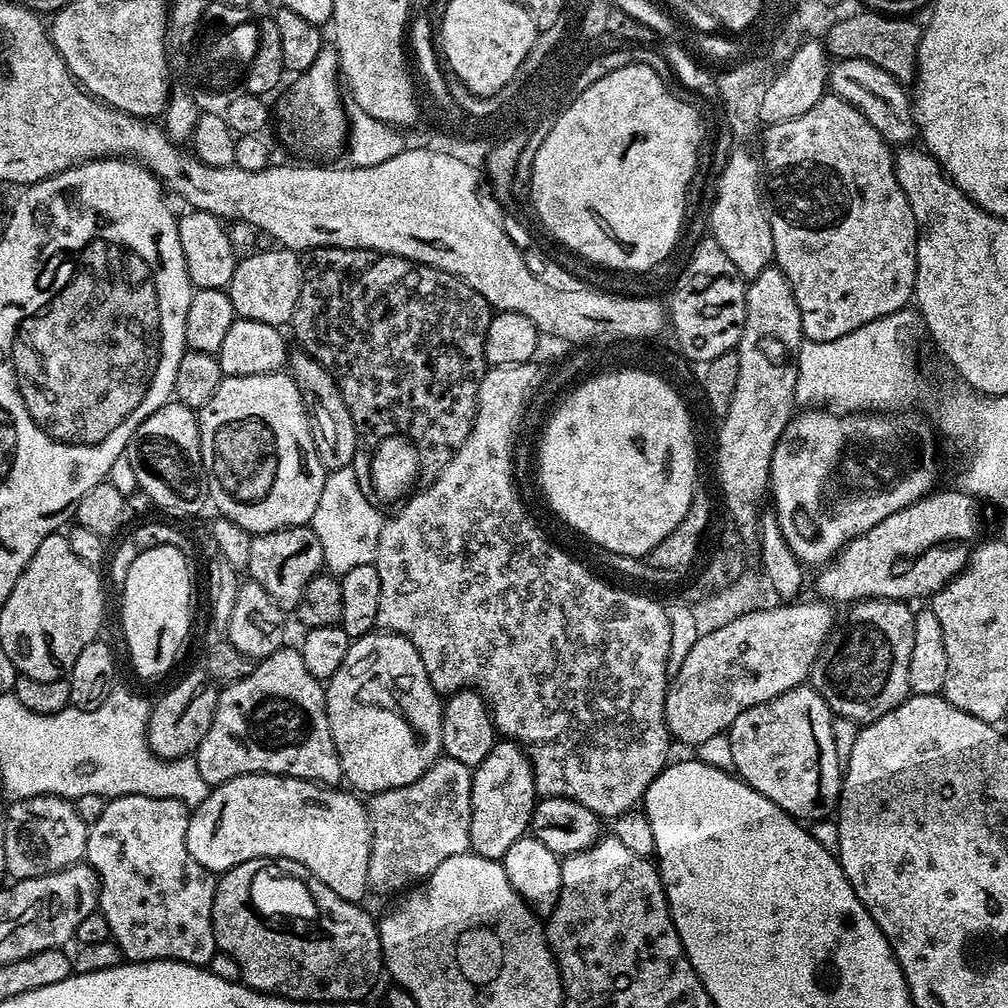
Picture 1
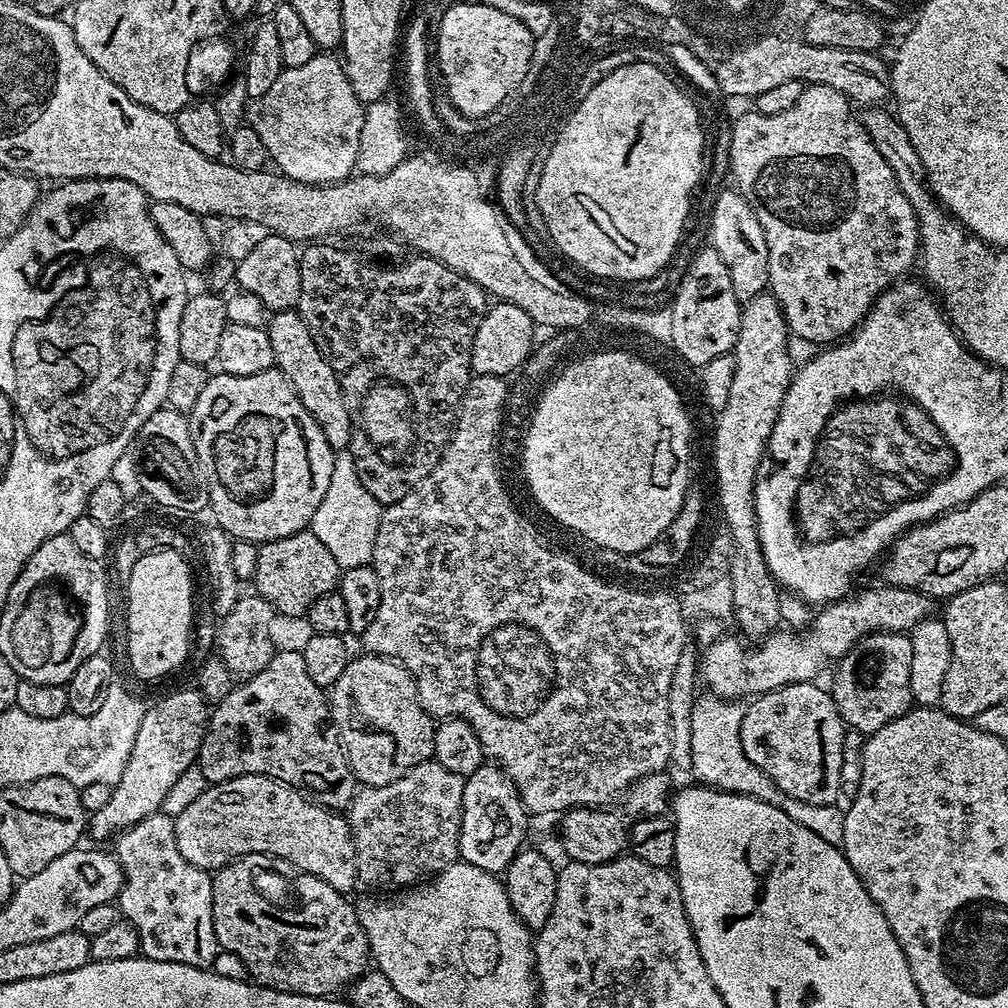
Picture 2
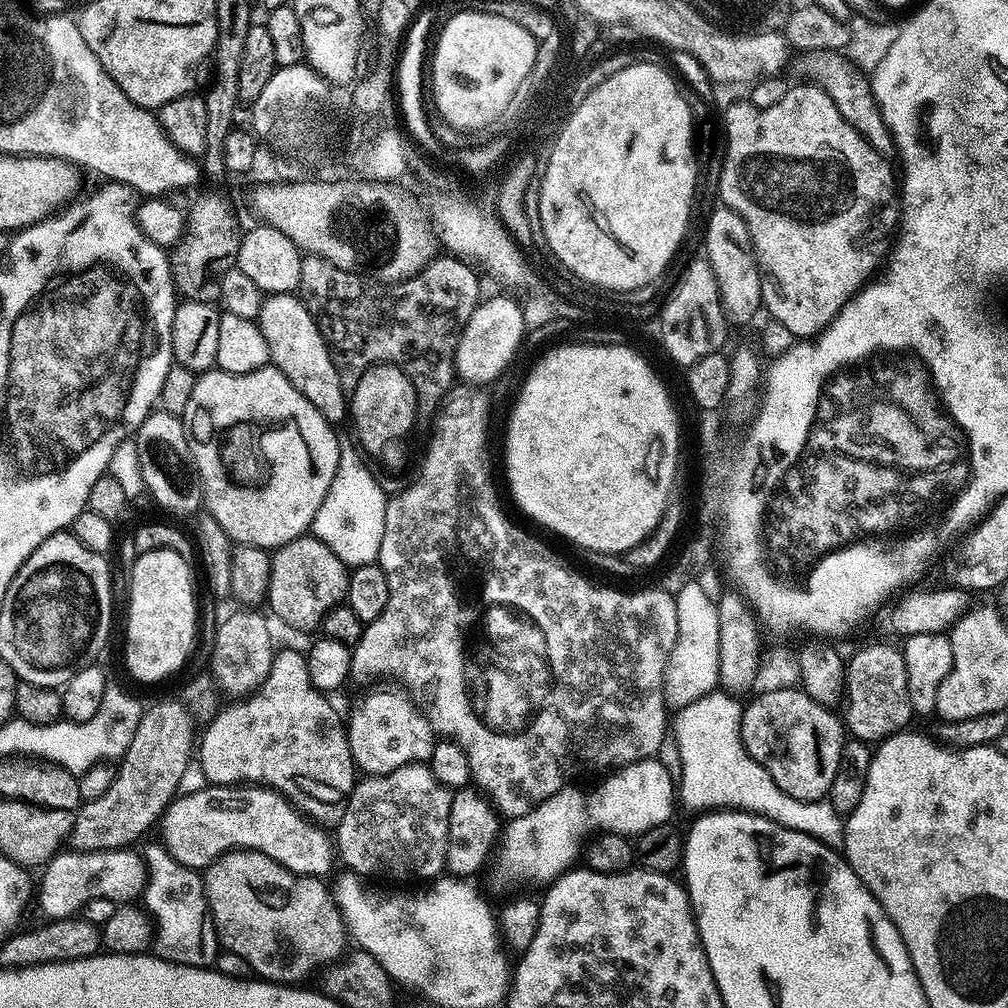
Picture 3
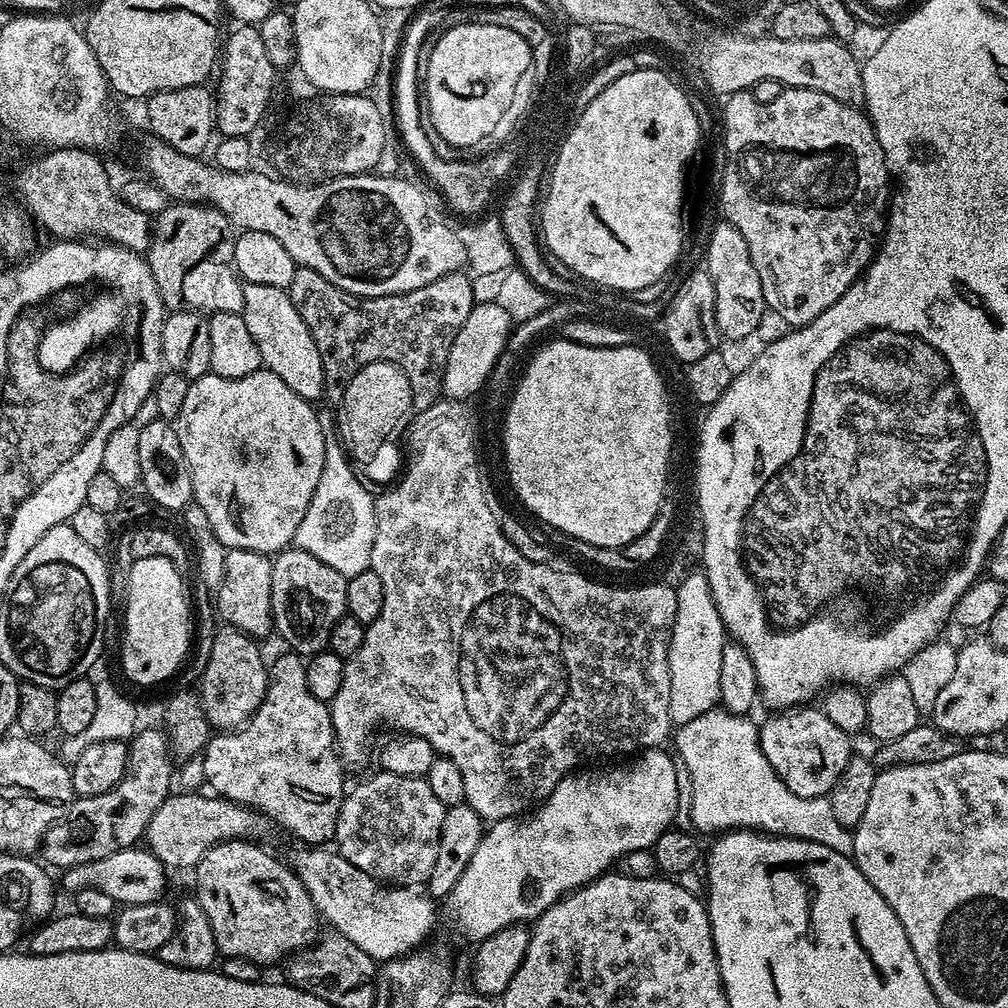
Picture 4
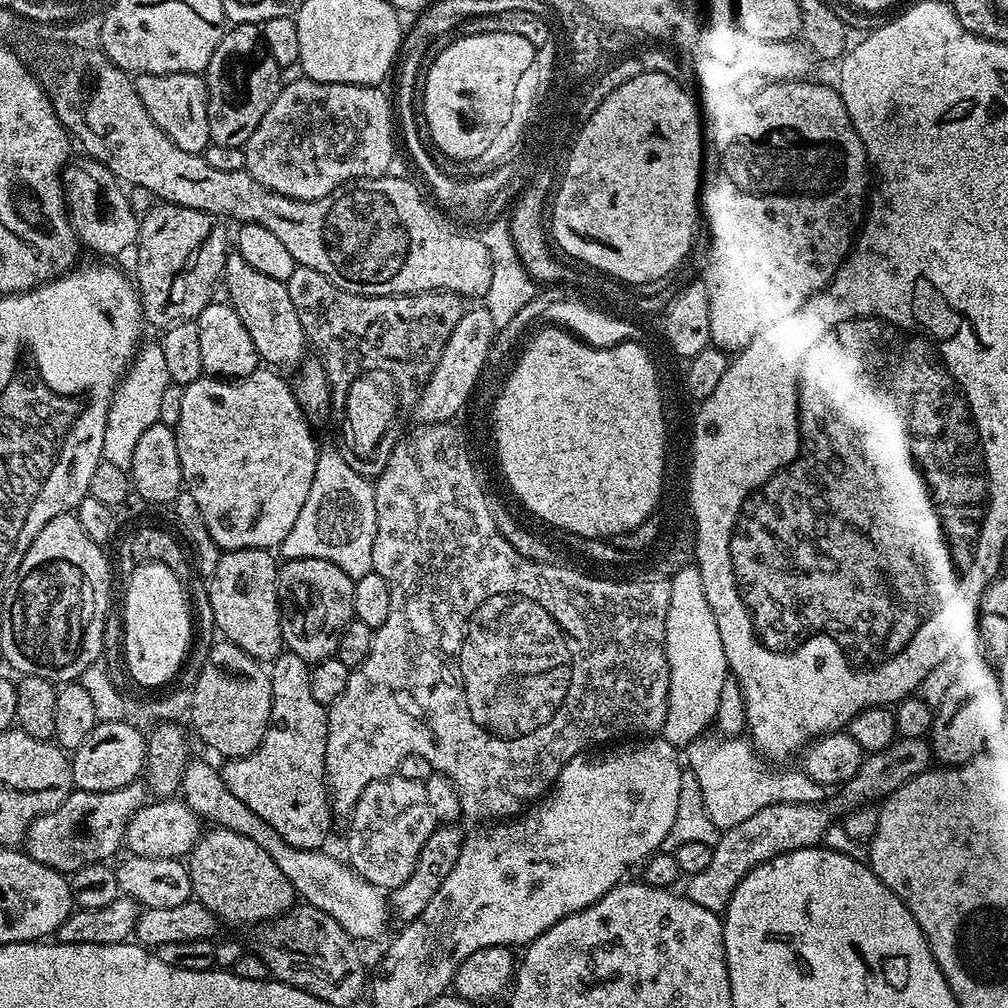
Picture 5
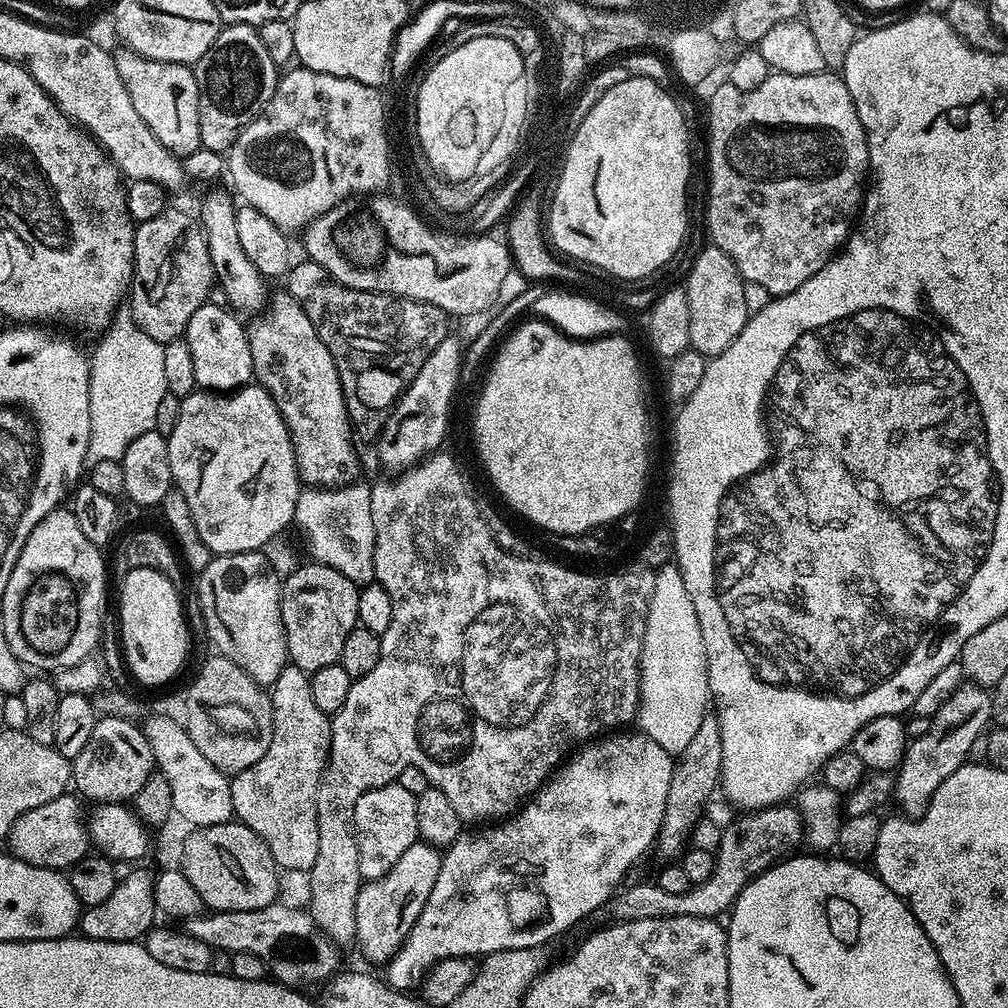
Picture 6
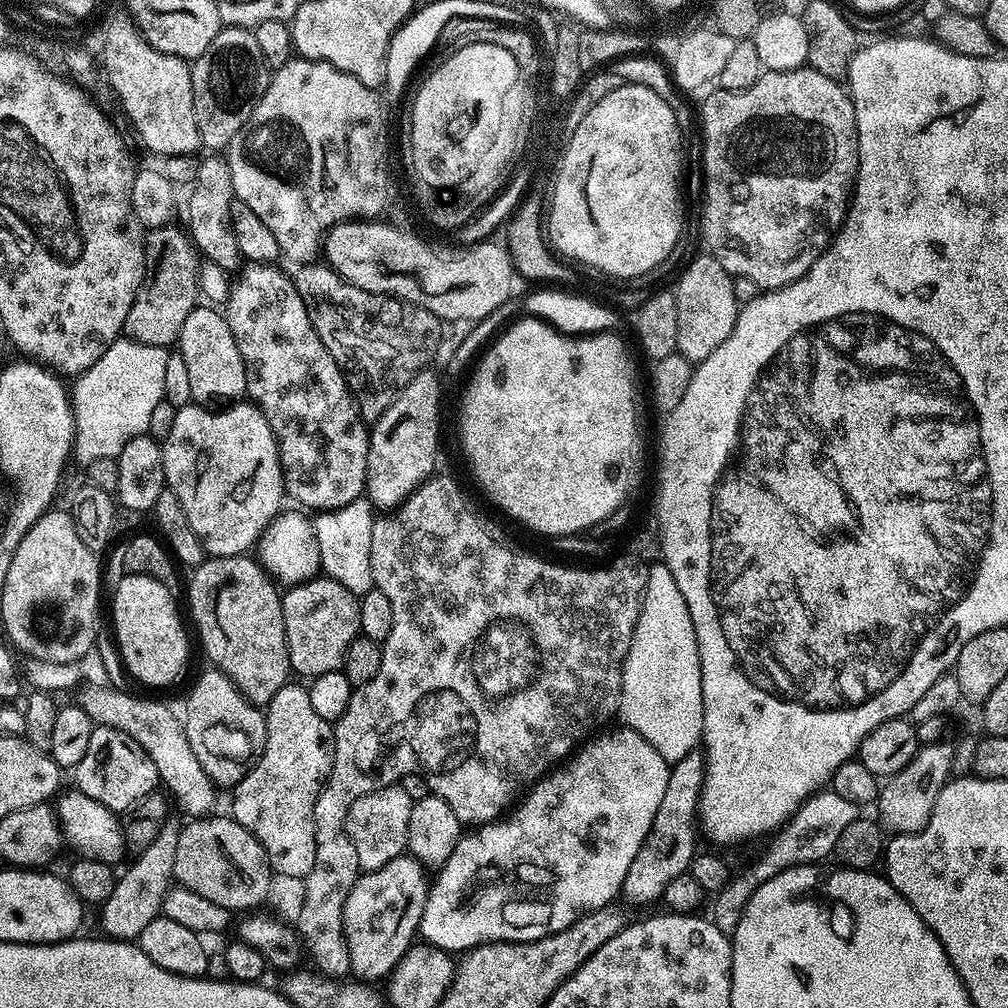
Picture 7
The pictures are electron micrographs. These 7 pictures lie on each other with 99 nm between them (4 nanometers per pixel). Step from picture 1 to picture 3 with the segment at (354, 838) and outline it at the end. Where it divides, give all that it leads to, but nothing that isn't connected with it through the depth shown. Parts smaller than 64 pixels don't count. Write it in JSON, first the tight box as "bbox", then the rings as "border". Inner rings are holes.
{"bbox":[158,786,334,878],"border":[[[207,786],[197,793],[177,795],[164,811],[158,829],[164,837],[162,843],[168,853],[182,866],[203,870],[213,864],[218,857],[233,850],[265,852],[274,862],[299,876],[322,878],[334,864],[334,844],[321,827],[315,826],[297,812],[278,792],[263,786]]]}

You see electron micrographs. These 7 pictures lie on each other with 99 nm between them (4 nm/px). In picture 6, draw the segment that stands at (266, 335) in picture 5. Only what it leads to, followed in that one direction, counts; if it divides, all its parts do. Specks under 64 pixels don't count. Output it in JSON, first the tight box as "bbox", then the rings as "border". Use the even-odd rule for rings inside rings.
{"bbox":[198,192,270,313],"border":[[[212,192],[204,200],[204,205],[198,211],[200,226],[206,234],[206,242],[210,250],[210,262],[212,263],[212,275],[218,288],[225,292],[227,303],[237,313],[252,312],[261,313],[270,295],[270,288],[267,288],[265,277],[260,275],[258,270],[246,258],[241,244],[238,242],[238,233],[234,218],[236,217],[237,205],[232,204],[233,197],[227,196],[224,192]]]}

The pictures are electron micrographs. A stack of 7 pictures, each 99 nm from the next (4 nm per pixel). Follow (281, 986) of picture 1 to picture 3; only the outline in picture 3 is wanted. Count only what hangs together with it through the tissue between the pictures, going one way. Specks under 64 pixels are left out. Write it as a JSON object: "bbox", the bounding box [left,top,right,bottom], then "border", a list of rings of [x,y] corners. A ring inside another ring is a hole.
{"bbox":[202,850,346,985],"border":[[[233,850],[218,857],[213,864],[203,869],[202,879],[204,881],[204,896],[208,900],[208,913],[212,915],[212,924],[216,928],[216,939],[219,947],[225,952],[239,954],[244,961],[250,962],[253,973],[273,984],[295,985],[303,976],[308,976],[312,971],[315,973],[321,966],[326,966],[345,955],[344,940],[346,941],[346,929],[344,920],[340,917],[340,910],[337,908],[331,893],[324,888],[325,881],[315,876],[299,876],[297,872],[291,872],[289,868],[283,868],[278,862],[270,859],[265,852],[254,852],[251,850]]]}

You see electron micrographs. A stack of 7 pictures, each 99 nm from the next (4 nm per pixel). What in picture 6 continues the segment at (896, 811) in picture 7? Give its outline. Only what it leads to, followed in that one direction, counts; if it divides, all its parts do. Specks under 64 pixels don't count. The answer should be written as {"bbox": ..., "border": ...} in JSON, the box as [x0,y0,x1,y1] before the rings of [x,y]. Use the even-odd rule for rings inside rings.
{"bbox":[894,682,993,813],"border":[[[971,682],[961,684],[959,690],[950,694],[950,702],[946,702],[946,706],[938,710],[938,714],[930,717],[926,734],[915,737],[909,743],[904,761],[900,763],[894,776],[894,800],[905,808],[901,808],[905,813],[924,813],[938,786],[942,786],[942,782],[946,782],[946,778],[950,778],[954,770],[966,763],[975,740],[993,723],[993,699],[993,693],[989,689]]]}

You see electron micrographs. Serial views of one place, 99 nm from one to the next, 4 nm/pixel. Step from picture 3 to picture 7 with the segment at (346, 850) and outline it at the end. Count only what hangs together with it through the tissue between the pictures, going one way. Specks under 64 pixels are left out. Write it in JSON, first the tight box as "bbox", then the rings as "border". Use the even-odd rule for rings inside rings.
{"bbox":[346,786,413,872],"border":[[[399,786],[374,790],[358,802],[350,806],[350,814],[346,814],[346,826],[350,842],[354,842],[354,851],[358,854],[358,862],[364,872],[373,872],[386,862],[405,855],[408,846],[408,835],[410,834],[410,810],[413,800],[406,790]]]}

